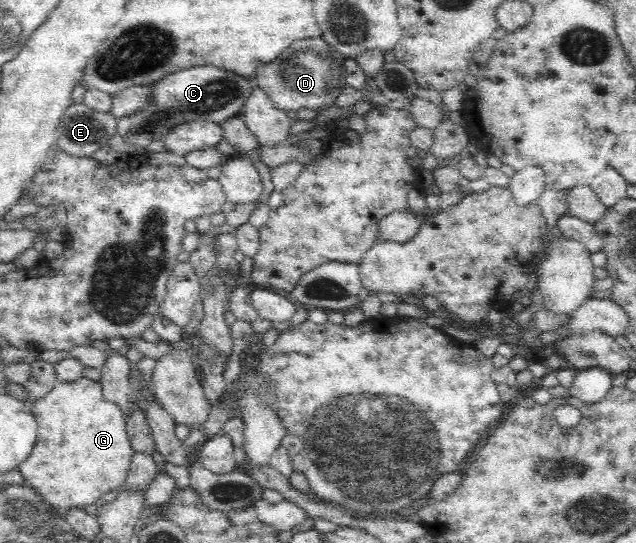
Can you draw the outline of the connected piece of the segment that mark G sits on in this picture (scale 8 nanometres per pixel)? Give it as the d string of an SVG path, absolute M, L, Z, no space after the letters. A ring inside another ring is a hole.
M82 376L56 385L31 404L38 424L32 455L20 463L27 485L36 490L60 514L72 507L84 508L112 489L120 489L135 454L127 436L127 418L120 407L104 400L99 381Z

